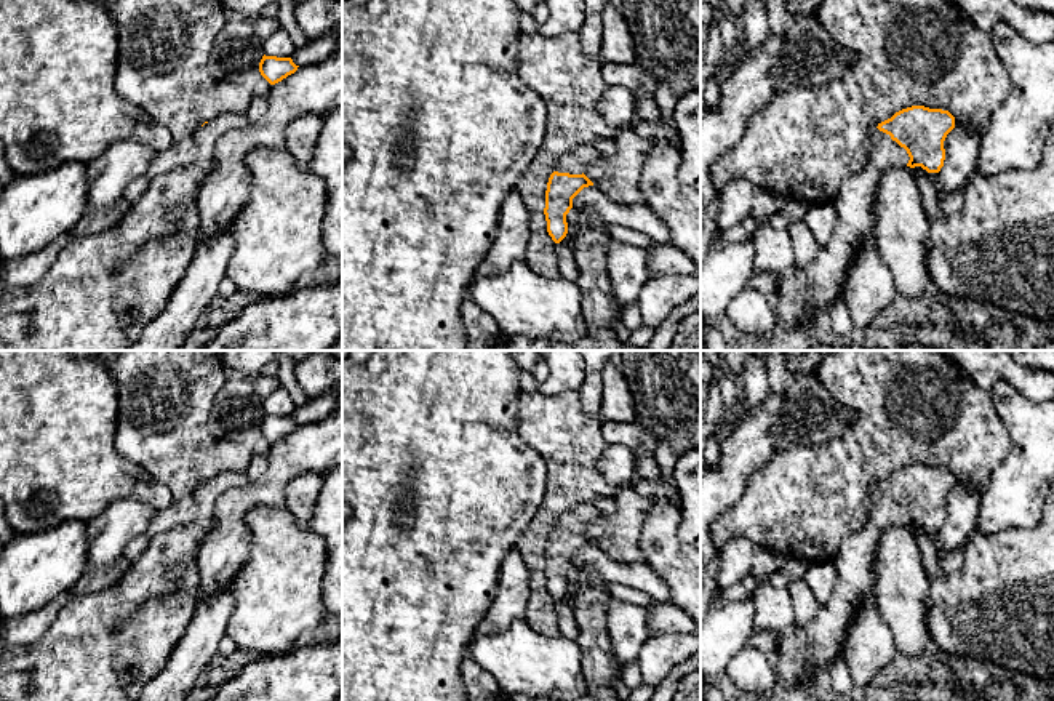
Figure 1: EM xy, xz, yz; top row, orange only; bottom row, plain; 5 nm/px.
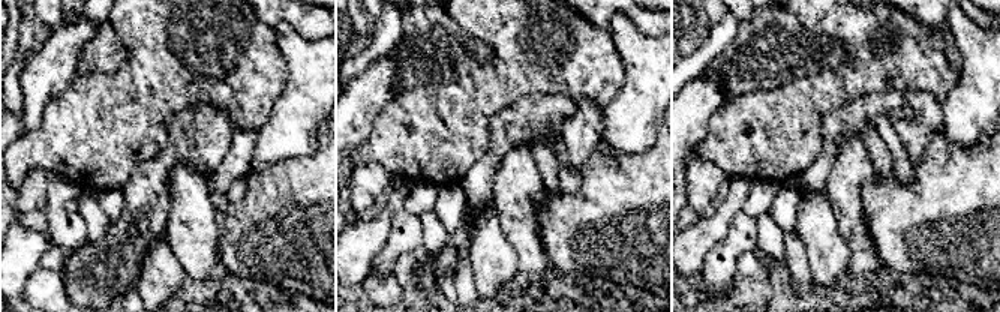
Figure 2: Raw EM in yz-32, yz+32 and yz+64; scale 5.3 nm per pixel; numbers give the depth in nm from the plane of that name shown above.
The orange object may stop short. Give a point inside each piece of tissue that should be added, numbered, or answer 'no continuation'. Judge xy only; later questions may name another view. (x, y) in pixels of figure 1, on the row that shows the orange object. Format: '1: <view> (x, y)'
1: xy (101, 292)

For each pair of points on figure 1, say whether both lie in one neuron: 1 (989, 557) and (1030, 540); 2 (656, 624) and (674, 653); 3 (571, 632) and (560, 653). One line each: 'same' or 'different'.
1: same
2: different
3: different

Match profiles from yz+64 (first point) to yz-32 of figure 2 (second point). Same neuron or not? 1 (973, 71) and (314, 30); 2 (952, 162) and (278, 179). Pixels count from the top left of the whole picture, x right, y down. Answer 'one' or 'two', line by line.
1: two
2: one

